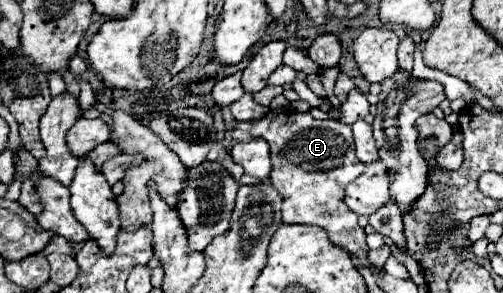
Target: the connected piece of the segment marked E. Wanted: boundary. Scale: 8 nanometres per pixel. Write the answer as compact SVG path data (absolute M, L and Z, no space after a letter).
M291 107L269 111L259 121L237 123L235 141L265 139L271 145L271 157L277 161L277 171L271 173L271 185L283 195L283 223L307 223L327 231L329 241L353 253L367 263L365 231L357 223L357 215L343 203L345 187L363 173L365 165L355 155L351 127L341 121L317 121L311 113L299 113Z

